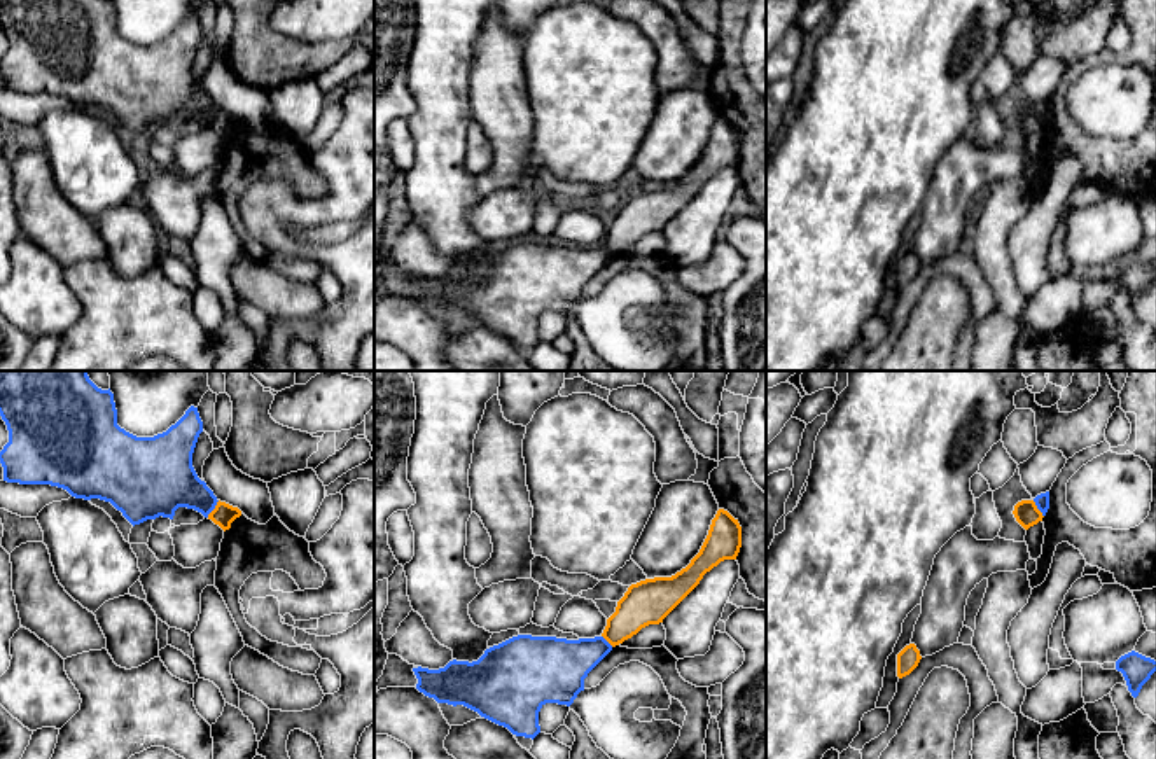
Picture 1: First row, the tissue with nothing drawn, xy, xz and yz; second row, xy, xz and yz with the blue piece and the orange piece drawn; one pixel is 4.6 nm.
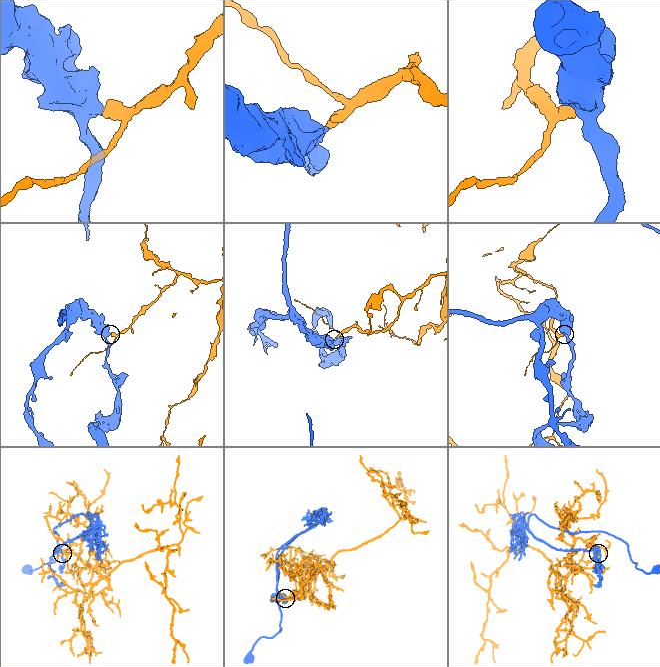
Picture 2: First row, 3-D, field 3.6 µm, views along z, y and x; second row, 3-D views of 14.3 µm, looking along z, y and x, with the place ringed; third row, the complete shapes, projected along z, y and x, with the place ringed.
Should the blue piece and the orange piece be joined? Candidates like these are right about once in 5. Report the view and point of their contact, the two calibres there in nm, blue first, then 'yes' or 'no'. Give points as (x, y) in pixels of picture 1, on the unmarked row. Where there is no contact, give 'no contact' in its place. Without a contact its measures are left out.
contact xy (214, 116); calibres 260 and 100 nm; no

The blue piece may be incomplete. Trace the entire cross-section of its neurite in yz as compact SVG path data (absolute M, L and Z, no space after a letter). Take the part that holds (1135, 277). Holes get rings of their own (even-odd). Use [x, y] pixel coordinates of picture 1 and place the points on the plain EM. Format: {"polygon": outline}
{"polygon": "M1132 259L1116 269L1116 278L1123 282L1128 299L1137 306L1142 294L1156 280L1156 269Z"}

